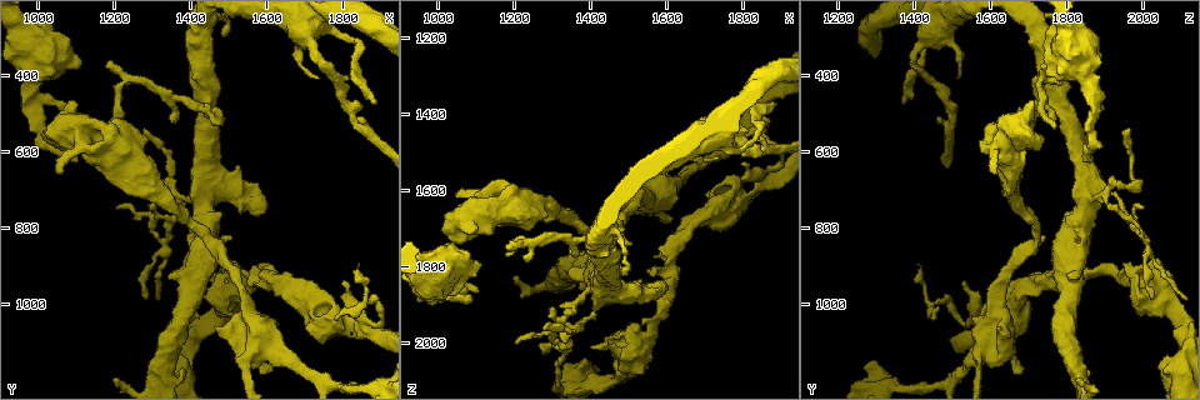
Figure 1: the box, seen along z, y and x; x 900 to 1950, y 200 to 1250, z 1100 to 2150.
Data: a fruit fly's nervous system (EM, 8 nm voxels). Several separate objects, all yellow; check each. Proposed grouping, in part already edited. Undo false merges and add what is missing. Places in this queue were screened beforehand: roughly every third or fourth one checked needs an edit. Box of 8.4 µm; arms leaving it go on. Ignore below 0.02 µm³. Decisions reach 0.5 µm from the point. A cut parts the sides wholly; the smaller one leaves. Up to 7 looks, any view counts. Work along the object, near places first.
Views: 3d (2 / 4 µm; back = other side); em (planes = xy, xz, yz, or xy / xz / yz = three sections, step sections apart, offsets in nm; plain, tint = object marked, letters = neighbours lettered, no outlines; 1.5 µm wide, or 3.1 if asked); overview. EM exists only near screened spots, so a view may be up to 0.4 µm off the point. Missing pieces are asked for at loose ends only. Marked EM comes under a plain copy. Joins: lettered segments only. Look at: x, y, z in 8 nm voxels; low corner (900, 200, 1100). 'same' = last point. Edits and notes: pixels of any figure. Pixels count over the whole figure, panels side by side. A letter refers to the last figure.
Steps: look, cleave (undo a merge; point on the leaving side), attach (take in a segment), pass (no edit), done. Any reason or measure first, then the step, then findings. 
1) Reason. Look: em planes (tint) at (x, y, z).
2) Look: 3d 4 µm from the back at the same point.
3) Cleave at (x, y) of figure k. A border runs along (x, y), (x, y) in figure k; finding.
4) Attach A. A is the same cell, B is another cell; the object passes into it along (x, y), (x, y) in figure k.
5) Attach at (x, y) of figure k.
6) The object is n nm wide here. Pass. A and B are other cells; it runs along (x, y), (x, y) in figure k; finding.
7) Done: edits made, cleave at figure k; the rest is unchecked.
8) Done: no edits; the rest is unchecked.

Free end. Look: 3d 4 µm at (1570, 895, 1805).

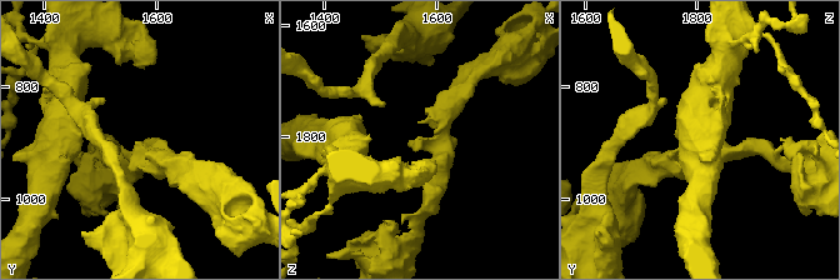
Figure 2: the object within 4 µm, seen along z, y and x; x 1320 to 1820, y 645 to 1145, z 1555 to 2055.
The arms are 200, 280 nm wide; now the EM. Look: em yz step 8 (tint) at (1575, 895, 1800).

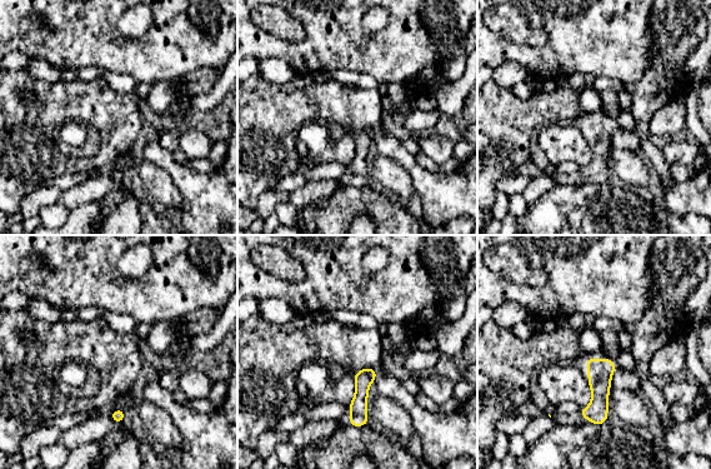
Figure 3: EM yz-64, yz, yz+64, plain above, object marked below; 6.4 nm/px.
Cut it another way. Look: em xz step 8 (letters) at the same point.

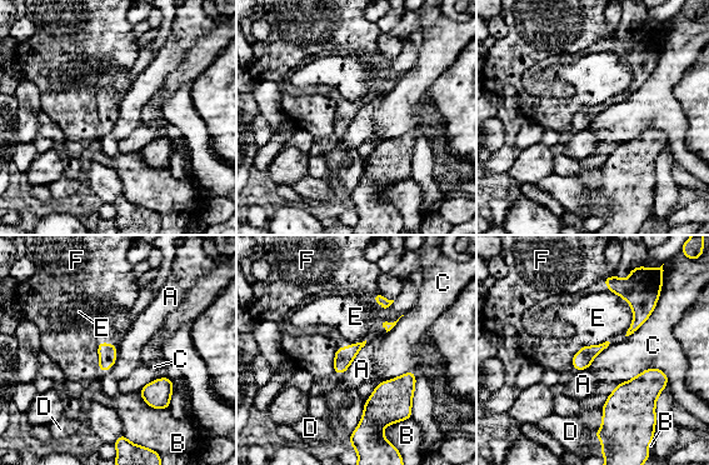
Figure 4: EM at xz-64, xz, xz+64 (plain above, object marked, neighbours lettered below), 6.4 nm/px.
The object is 100 nm wide here; the longest contact is with C, 340 nm. Pass. A, B, C, D, E and F are other cells; none of them fits.

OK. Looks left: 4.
Sharp bend. Look: em planes (tint) at (1245, 405, 1735).

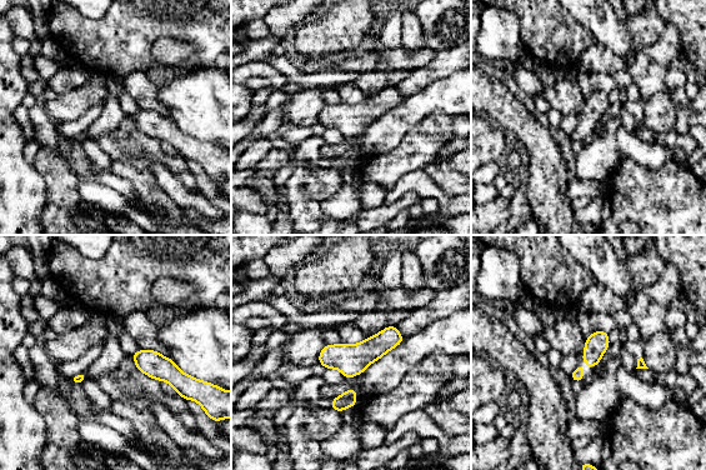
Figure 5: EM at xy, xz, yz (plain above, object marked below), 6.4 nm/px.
See the neighbours. Look: em planes (letters) at the same point.

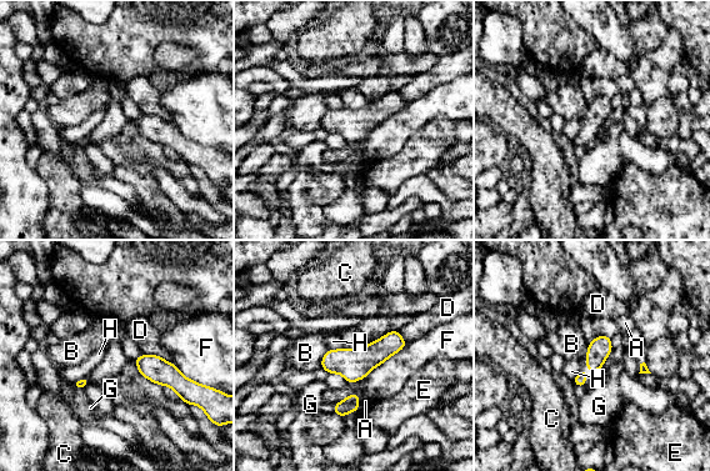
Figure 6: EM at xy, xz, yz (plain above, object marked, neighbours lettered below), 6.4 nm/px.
The object is 200 nm wide here; the longest contact is with F, 360 nm. Pass. A, B, C, D, E, F, G and H are other cells; all the same cell.

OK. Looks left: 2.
Side arm on a straight run. Look: em xy step 4 (letters) at (1855, 1065, 1585).

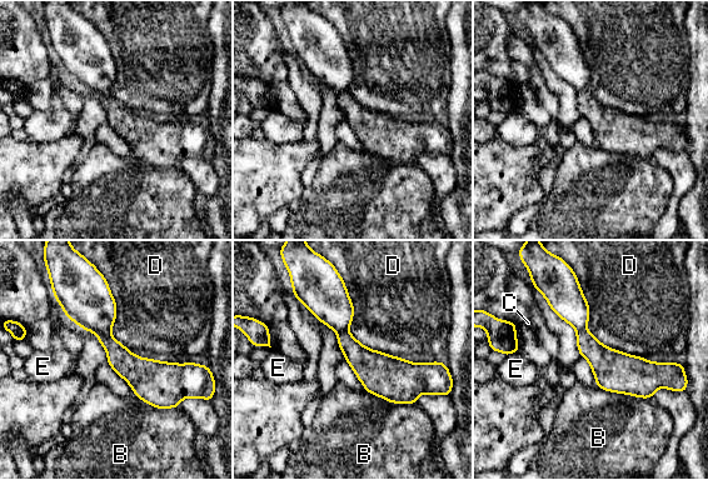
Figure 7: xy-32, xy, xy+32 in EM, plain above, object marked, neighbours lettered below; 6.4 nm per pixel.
Cleave at (86, 299) of figure 7. B, C, D and E are other cells; a border runs along (109, 333), (101, 333), (98, 336) in figure 7; a second cell is stuck on.

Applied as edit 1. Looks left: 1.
Done: edits made, cleave at figure 7; the rest is unchecked.

